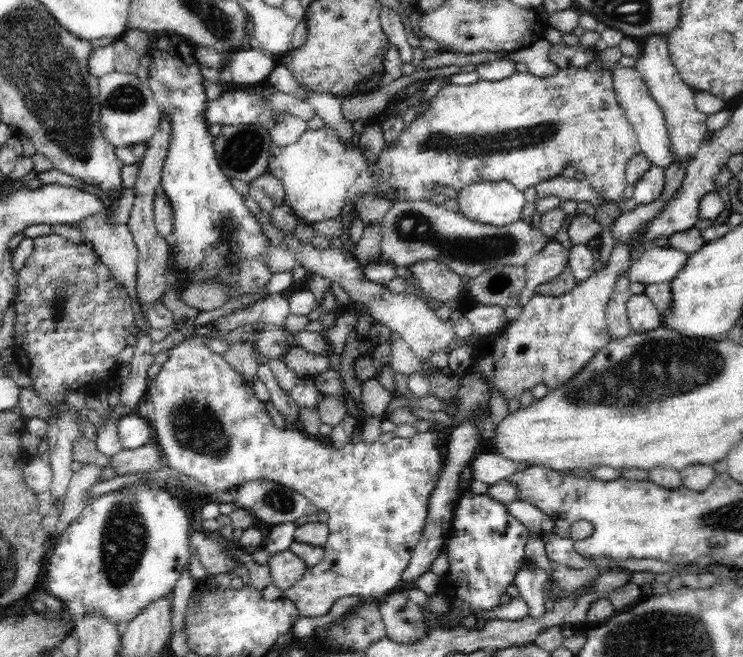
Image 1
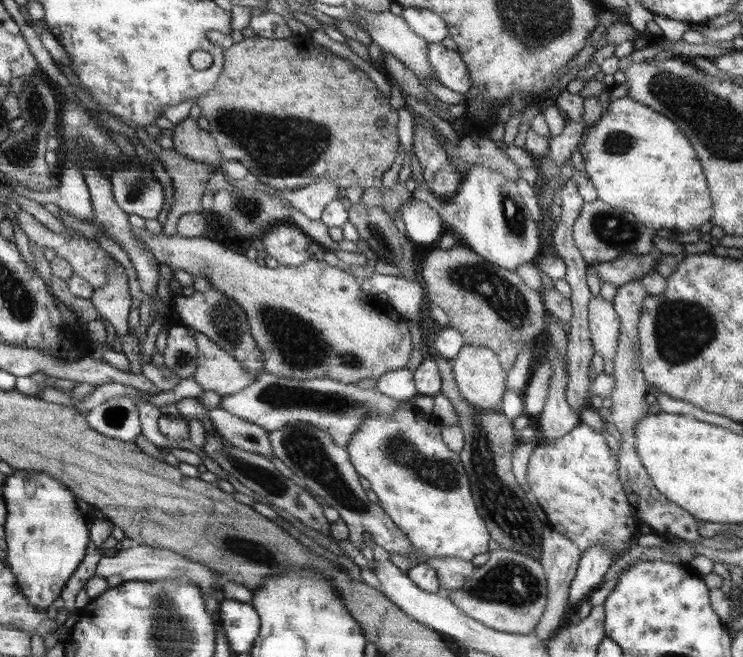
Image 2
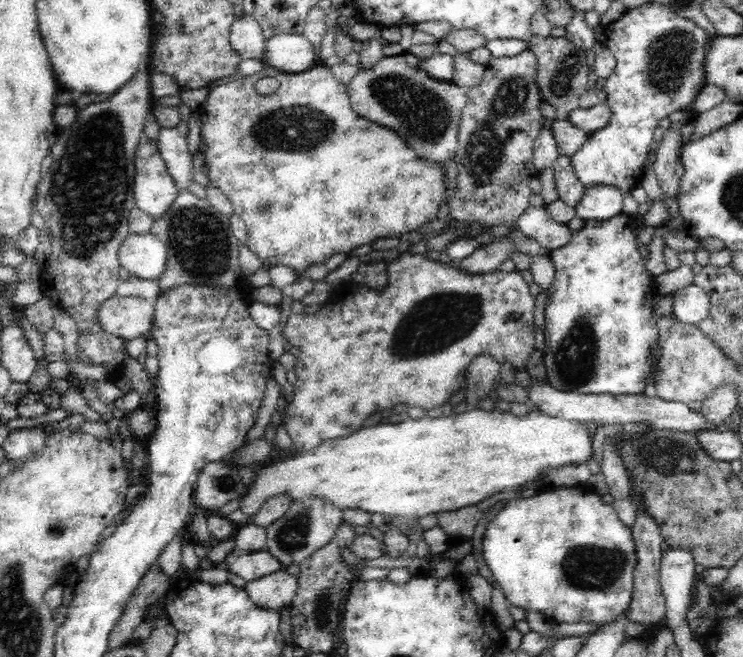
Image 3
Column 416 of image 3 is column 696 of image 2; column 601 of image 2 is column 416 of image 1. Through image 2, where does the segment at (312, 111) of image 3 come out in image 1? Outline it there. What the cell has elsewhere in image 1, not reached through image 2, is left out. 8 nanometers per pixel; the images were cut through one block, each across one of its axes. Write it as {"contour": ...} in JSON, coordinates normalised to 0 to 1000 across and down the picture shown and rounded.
{"contour":[[[764,102],[751,105],[748,113],[734,116],[732,119],[719,116],[712,110],[694,110],[684,119],[670,120],[669,123],[653,123],[646,120],[641,126],[633,129],[615,129],[603,125],[590,137],[590,143],[581,145],[572,155],[572,174],[568,178],[563,178],[563,175],[560,177],[560,183],[557,183],[553,192],[545,192],[542,204],[536,210],[536,215],[528,224],[518,224],[515,227],[515,231],[511,234],[510,244],[506,248],[493,245],[487,227],[483,224],[478,225],[474,219],[472,224],[466,225],[460,218],[460,213],[455,209],[455,201],[437,189],[437,195],[435,196],[412,196],[404,213],[393,221],[374,224],[366,218],[367,222],[365,224],[359,248],[359,263],[380,275],[382,291],[385,292],[382,309],[390,314],[404,335],[424,339],[431,338],[432,335],[444,335],[444,332],[451,332],[458,327],[460,314],[463,314],[467,304],[478,312],[480,298],[487,297],[489,294],[501,295],[510,301],[518,301],[518,295],[521,295],[525,288],[530,288],[533,291],[532,301],[536,306],[576,306],[583,297],[581,289],[588,283],[596,286],[606,285],[619,291],[622,286],[633,283],[633,280],[643,277],[673,277],[676,274],[684,274],[696,289],[705,294],[709,286],[721,285],[727,277],[744,274],[746,271],[755,268],[756,259],[759,259],[762,253],[770,253],[770,256],[786,262],[786,265],[789,265],[787,274],[794,279],[794,285],[797,285],[799,292],[805,294],[805,297],[813,298],[813,303],[820,306],[829,306],[833,309],[838,301],[840,288],[847,280],[841,271],[843,250],[855,236],[863,234],[857,205],[841,175],[841,167],[838,167],[829,149],[824,107],[810,107],[810,110],[802,107],[802,110],[794,110],[789,102]]]}

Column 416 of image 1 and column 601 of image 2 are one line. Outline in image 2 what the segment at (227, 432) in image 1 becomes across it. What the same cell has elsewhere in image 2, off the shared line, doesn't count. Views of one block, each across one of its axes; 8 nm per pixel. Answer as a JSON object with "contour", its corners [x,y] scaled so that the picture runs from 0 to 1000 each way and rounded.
{"contour":[[[781,644],[775,647],[764,661],[755,664],[754,667],[747,667],[746,670],[739,670],[739,673],[727,673],[721,682],[715,688],[712,705],[709,709],[709,720],[707,721],[711,737],[711,746],[721,755],[721,761],[727,769],[727,773],[734,779],[736,788],[736,801],[746,805],[754,814],[762,814],[778,834],[782,837],[782,843],[789,837],[794,836],[802,830],[813,830],[822,842],[826,842],[828,852],[834,846],[838,846],[841,840],[848,836],[848,822],[856,816],[856,788],[853,788],[852,773],[848,773],[845,767],[845,760],[843,755],[843,746],[837,743],[837,734],[832,731],[832,709],[829,709],[829,694],[821,688],[813,664],[808,658],[799,658],[798,650],[791,648],[790,645]]]}

